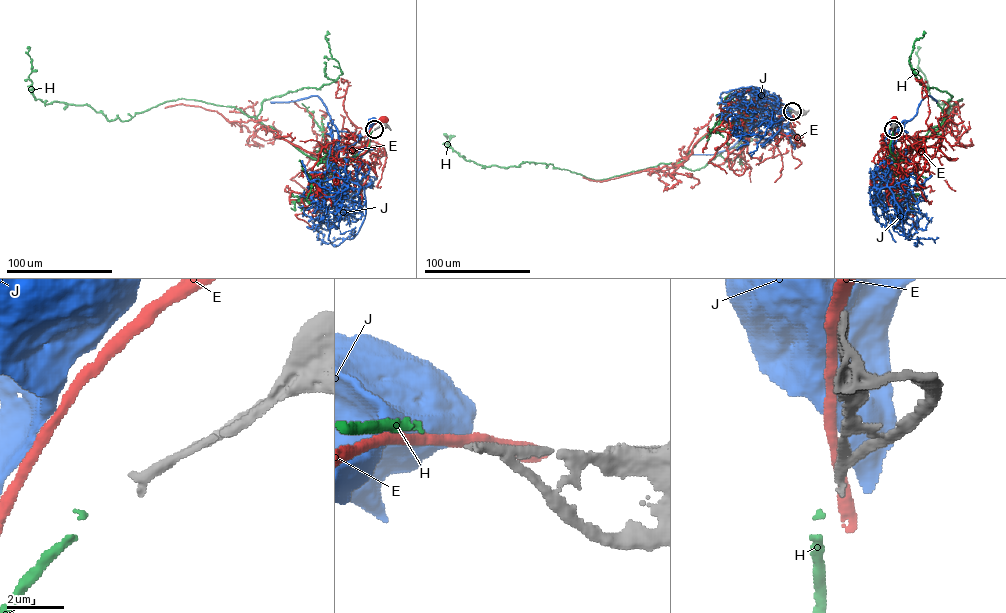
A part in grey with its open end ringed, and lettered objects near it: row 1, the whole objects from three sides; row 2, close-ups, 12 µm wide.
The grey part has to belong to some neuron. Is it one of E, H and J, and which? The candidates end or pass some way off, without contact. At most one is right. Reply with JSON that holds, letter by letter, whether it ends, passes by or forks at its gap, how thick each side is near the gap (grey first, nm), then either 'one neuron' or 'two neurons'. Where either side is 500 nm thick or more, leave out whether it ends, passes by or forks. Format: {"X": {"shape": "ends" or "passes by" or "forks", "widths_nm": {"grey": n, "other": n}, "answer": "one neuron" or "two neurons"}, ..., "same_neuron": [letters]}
{"E": {"shape": "passes by", "widths_nm": {"grey": 320, "other": 360}, "answer": "two neurons"}, "H": {"shape": "ends", "widths_nm": {"grey": 320, "other": 110}, "answer": "two neurons"}, "J": {"widths_nm": {"grey": 320, "other": 650}, "answer": "two neurons"}, "same_neuron": []}

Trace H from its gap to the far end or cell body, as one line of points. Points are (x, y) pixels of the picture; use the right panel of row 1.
H: (893, 131), (890, 151), (905, 161), (962, 99), (944, 121), (949, 105), (929, 94), (917, 48)

